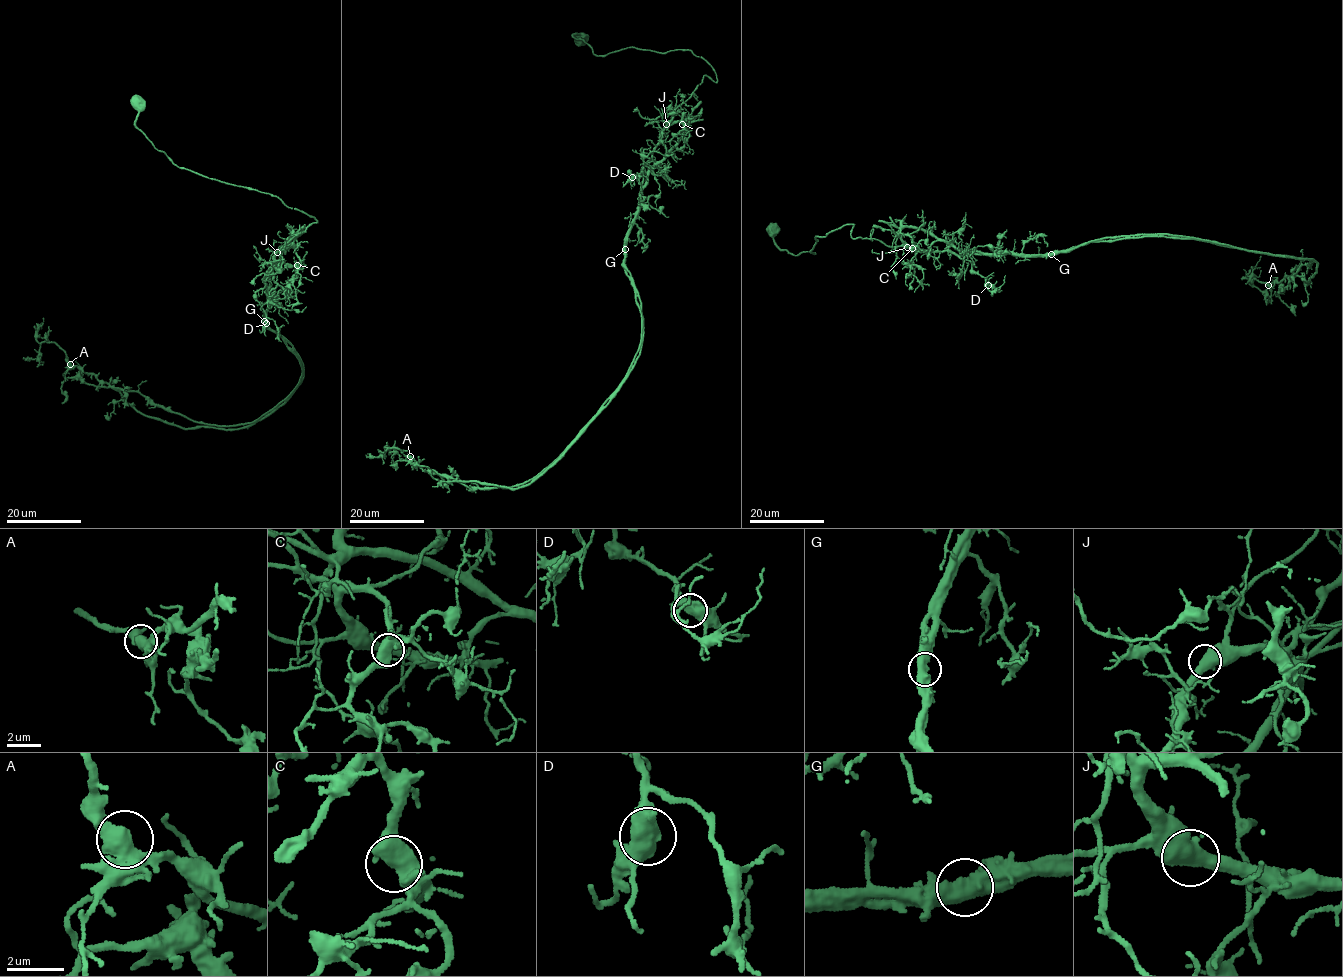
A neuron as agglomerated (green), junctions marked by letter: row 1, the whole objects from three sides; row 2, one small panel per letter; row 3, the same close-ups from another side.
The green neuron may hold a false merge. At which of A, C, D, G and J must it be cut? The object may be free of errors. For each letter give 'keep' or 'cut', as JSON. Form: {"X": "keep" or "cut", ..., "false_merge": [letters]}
{"A": "keep", "C": "keep", "D": "keep", "G": "cut", "J": "keep", "false_merge": ["G"]}

